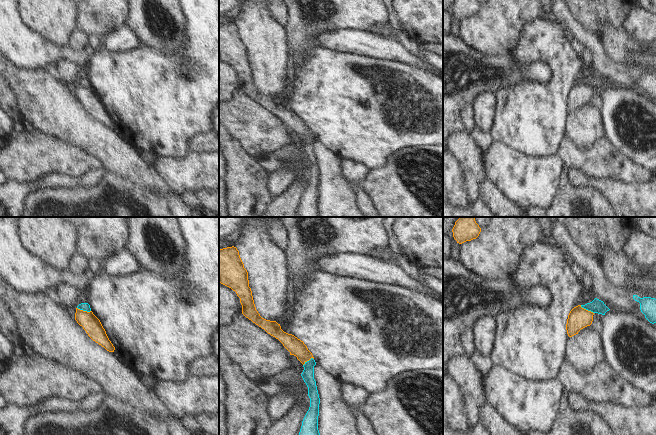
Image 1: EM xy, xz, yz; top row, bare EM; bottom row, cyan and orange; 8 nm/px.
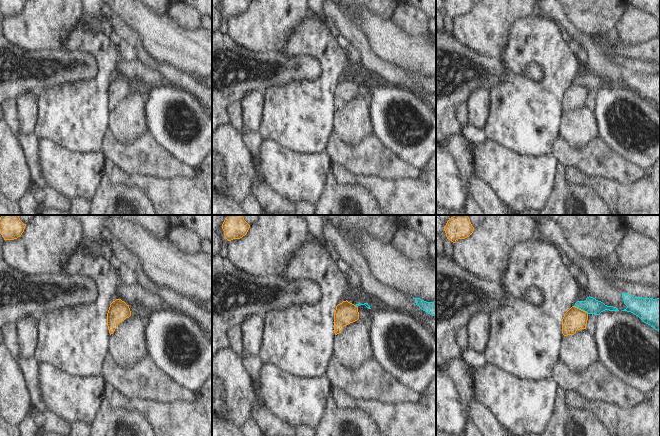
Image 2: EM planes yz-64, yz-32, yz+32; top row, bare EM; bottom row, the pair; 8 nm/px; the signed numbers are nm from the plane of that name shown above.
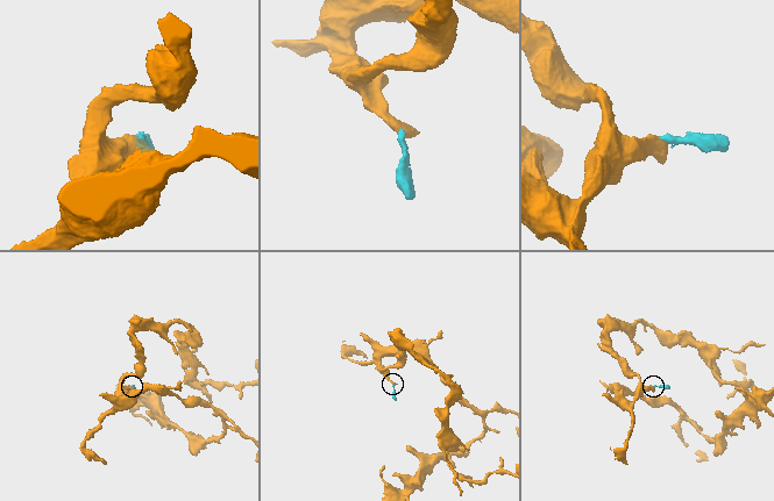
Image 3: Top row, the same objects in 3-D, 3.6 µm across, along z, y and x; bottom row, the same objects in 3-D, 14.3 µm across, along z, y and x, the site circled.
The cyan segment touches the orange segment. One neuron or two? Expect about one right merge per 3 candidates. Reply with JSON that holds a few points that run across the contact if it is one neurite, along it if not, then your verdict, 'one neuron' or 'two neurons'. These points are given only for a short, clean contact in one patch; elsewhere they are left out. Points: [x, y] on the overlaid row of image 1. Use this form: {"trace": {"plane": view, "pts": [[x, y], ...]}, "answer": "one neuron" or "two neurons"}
{"trace": {"plane": "yz", "pts": [[580, 305], [593, 313]]}, "answer": "two neurons"}

